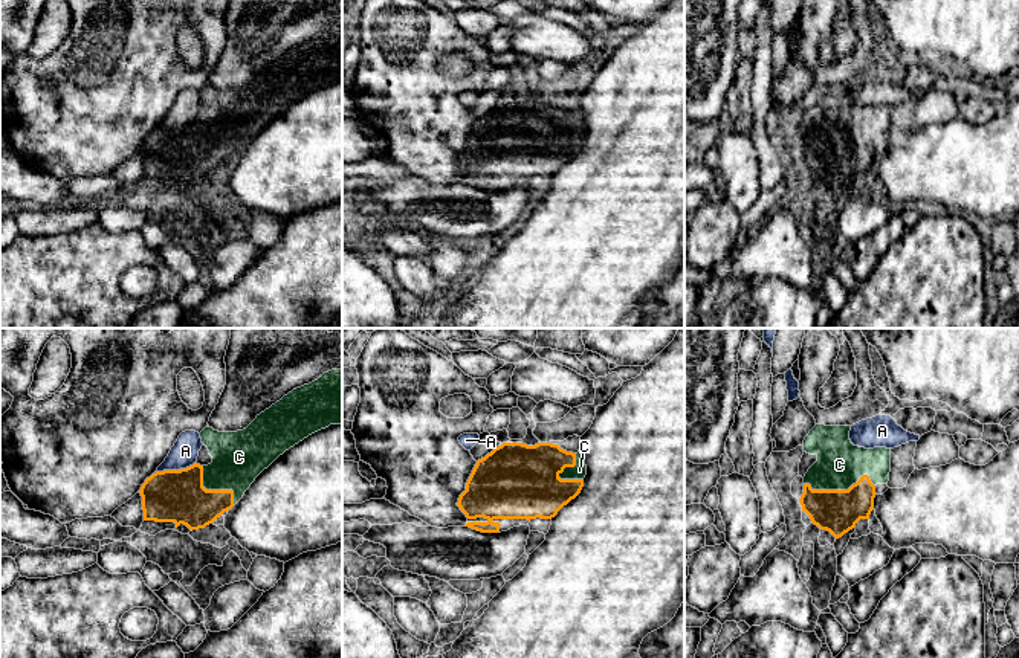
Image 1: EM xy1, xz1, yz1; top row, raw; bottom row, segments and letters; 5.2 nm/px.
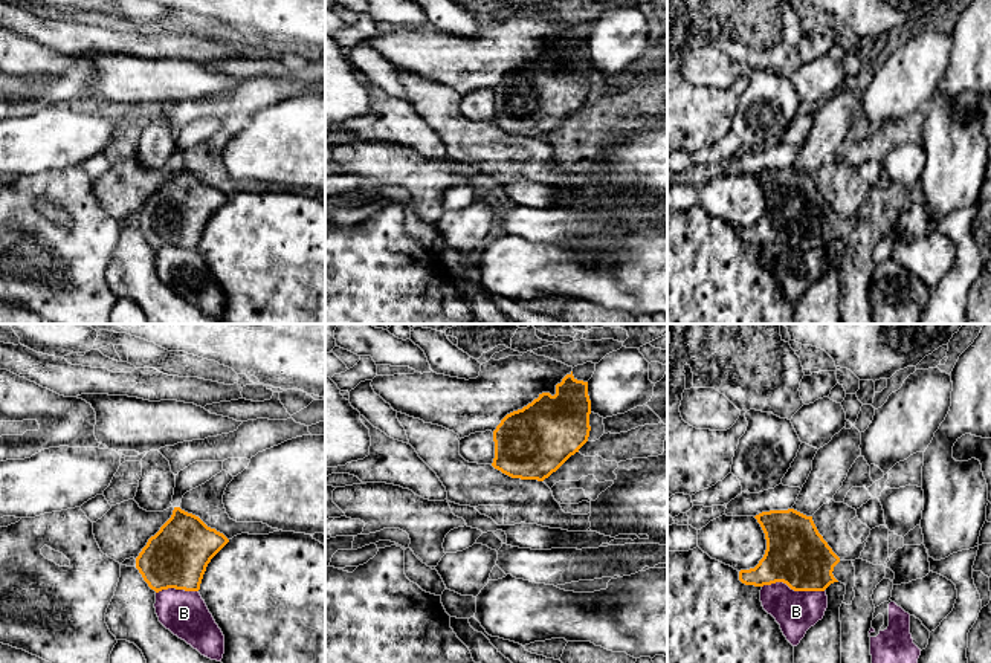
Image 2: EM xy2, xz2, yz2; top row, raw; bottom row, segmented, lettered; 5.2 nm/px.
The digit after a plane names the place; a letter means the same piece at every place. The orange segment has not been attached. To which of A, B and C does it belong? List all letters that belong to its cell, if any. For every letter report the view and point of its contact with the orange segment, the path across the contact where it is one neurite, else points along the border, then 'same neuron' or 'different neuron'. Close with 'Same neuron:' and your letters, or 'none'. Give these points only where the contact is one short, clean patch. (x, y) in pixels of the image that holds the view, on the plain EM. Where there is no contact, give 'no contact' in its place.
A: xy1 (174, 129) | along xy1 (194, 119), (185, 125), (156, 130) | different neuron
B: yz2 (793, 246) | different neuron
C: yz1 (841, 148) | same neuron
Same neuron: C

